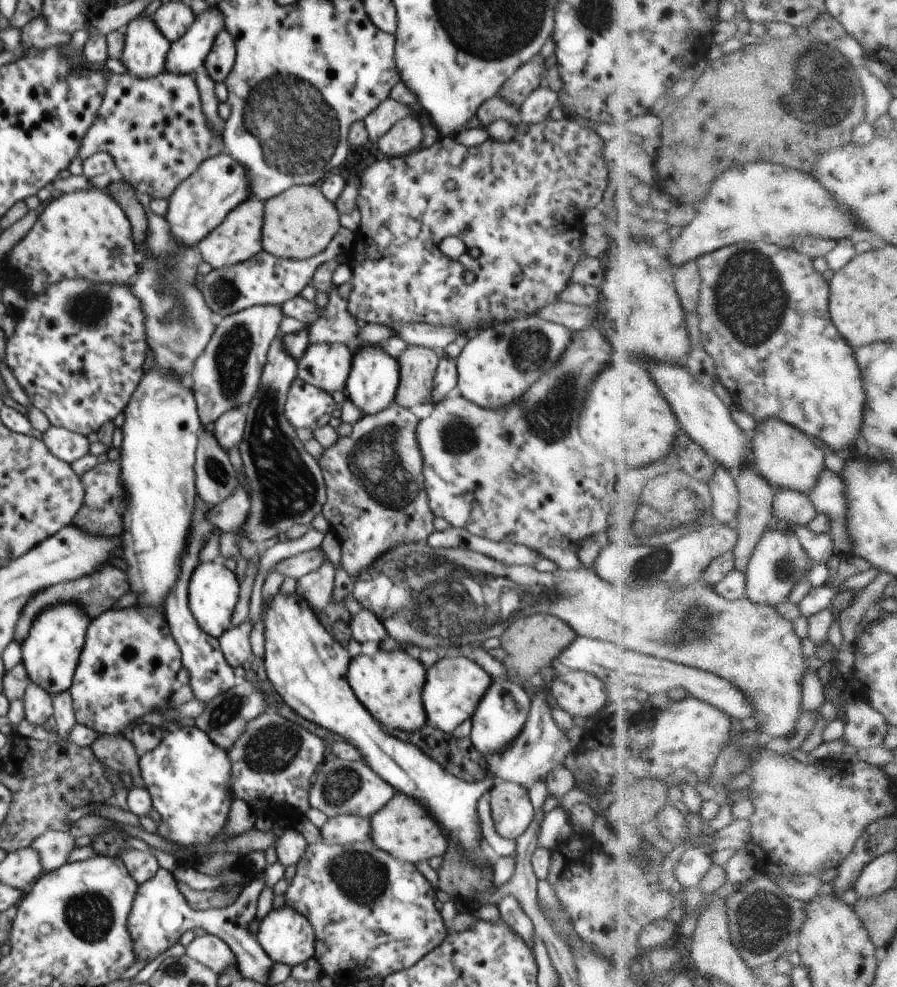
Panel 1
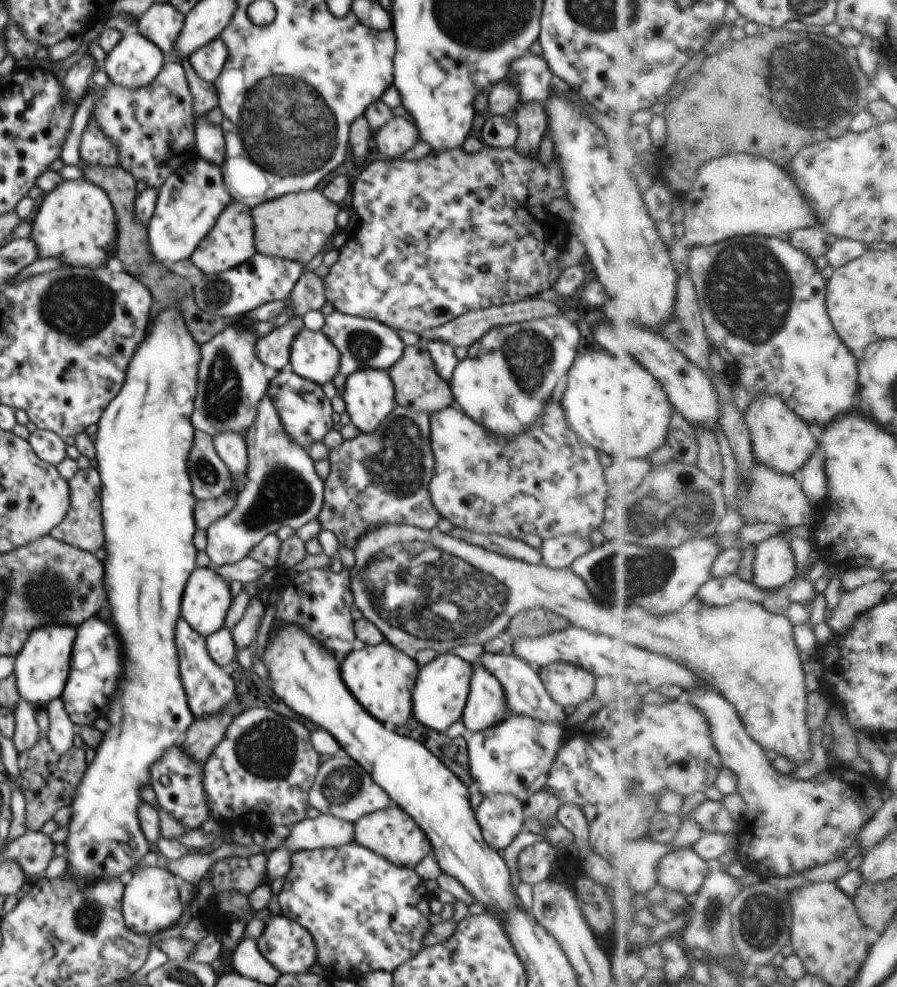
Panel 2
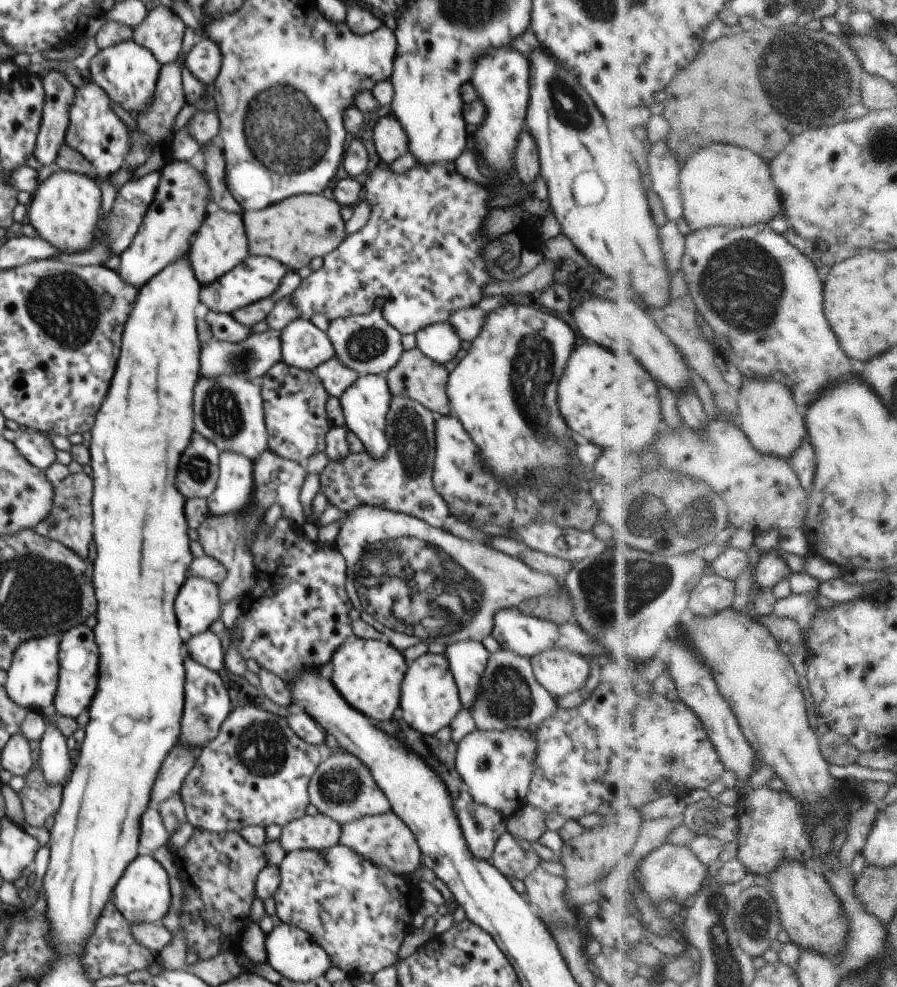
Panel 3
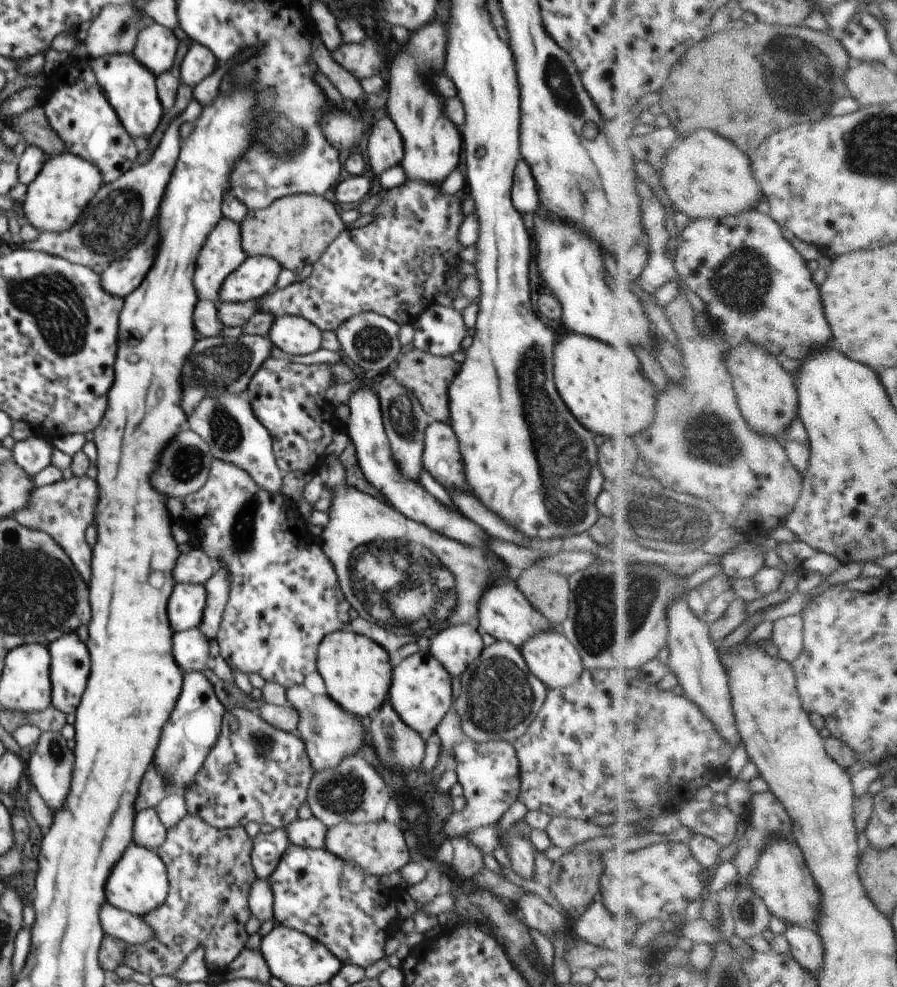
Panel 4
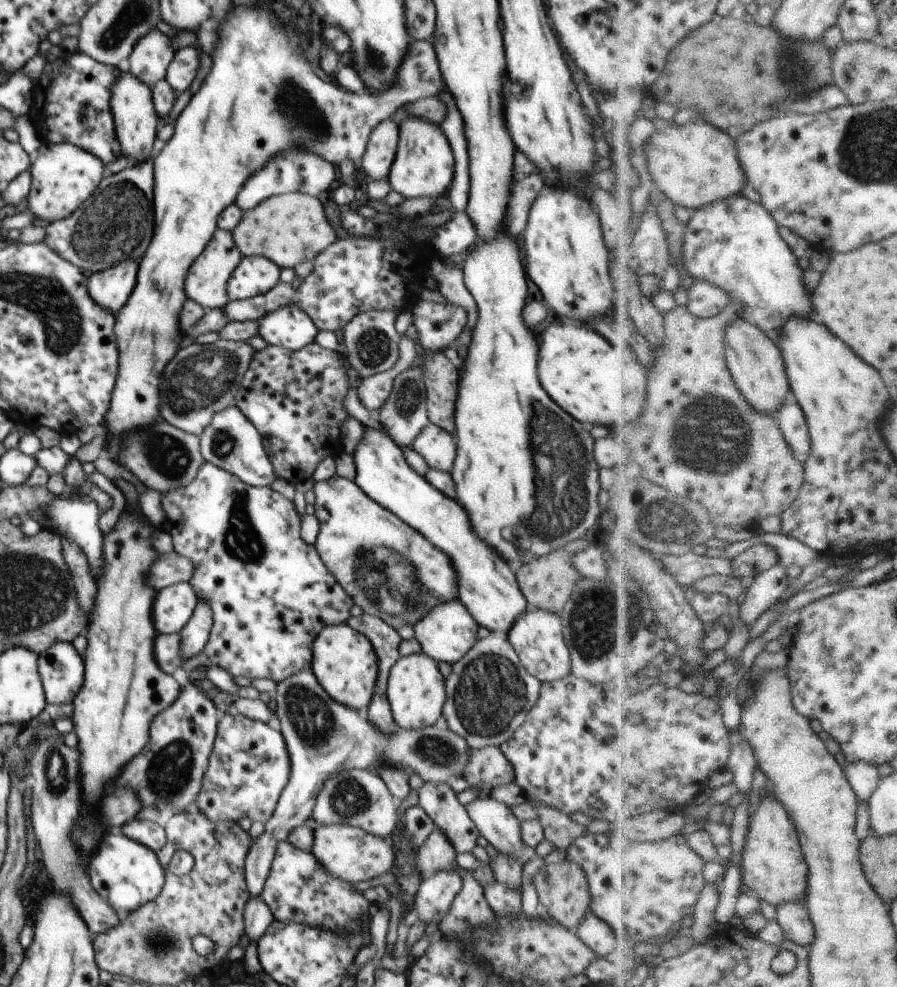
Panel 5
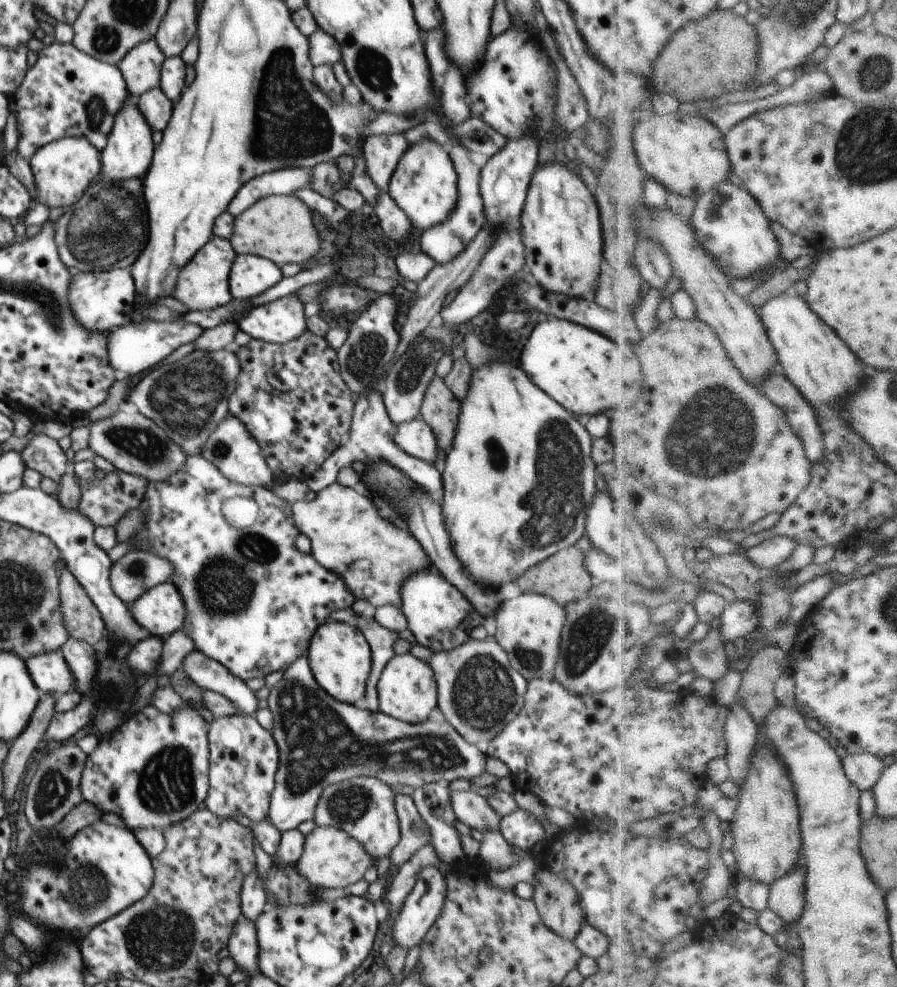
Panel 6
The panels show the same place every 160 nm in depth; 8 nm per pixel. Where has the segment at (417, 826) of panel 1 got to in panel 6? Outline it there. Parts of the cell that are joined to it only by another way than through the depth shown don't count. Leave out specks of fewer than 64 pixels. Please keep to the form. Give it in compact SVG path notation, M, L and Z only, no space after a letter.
M342 826L316 827L305 836L304 852L295 864L297 871L311 885L324 888L346 888L364 878L366 870L377 866L364 845L350 836Z

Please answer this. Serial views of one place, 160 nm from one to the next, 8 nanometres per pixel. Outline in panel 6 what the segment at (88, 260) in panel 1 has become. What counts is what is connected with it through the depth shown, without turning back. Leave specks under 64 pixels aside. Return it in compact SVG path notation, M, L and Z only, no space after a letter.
M64 137L36 149L29 160L36 189L35 202L52 208L75 206L101 170L101 152L84 137Z

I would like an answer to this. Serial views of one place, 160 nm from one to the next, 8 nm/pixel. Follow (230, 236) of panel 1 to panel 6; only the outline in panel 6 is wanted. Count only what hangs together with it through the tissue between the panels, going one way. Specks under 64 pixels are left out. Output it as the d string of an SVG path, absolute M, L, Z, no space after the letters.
M213 237L189 260L180 271L172 297L184 303L189 310L214 310L227 305L232 299L229 276L237 252L228 239Z

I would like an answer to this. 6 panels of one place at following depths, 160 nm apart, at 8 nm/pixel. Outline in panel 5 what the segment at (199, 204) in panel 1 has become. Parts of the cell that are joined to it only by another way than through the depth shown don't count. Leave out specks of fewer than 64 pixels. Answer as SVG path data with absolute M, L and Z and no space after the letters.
M126 259L103 271L96 271L87 280L89 295L99 307L108 309L112 314L117 312L127 303L136 286L137 272L140 260Z

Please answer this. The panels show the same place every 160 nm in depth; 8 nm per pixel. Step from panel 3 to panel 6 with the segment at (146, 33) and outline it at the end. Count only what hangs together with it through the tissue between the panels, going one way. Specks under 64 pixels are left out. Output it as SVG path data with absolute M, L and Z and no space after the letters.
M155 38L141 42L117 64L134 98L161 86L161 68L166 56Z

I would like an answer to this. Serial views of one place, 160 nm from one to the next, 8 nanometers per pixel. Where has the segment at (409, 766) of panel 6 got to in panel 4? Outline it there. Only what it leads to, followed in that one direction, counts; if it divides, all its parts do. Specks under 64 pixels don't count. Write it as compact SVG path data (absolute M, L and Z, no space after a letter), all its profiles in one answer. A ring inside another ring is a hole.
M296 684L286 688L286 698L293 705L292 708L298 712L296 734L304 742L313 776L338 767L344 758L354 756L366 742L366 730L360 722L346 714L328 696L312 694L304 684ZM276 828L270 833L256 834L253 839L253 850L251 853L251 864L254 874L258 880L267 880L280 858L288 848L289 839L285 828Z

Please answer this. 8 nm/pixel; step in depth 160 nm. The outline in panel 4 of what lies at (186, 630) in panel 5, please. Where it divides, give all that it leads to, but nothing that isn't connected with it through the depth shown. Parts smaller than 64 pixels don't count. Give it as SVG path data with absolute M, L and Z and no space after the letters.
M217 565L213 576L203 585L206 590L206 606L202 612L202 622L198 630L212 640L217 636L219 625L228 603L228 590L230 590L230 578L228 572Z

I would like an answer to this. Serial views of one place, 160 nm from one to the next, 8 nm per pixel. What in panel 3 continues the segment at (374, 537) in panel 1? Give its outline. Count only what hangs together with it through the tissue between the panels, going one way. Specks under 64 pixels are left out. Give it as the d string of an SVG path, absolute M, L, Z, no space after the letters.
M392 395L386 416L385 432L390 444L386 456L377 461L365 451L350 453L340 462L330 461L320 474L320 491L329 503L345 513L359 508L360 504L378 506L414 516L440 529L449 516L449 509L432 482L435 420L436 416L422 404Z

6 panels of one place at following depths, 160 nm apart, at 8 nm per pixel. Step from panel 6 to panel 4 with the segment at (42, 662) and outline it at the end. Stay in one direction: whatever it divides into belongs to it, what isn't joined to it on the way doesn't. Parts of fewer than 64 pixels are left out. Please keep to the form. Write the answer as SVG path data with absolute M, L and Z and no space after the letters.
M74 633L66 634L48 646L50 652L50 682L52 684L51 706L64 715L76 712L82 694L86 690L86 680L90 676L90 654L88 646Z

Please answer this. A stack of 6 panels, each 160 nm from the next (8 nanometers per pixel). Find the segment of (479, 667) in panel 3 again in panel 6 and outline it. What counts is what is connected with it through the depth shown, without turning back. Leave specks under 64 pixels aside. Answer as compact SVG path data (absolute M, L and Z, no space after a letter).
M432 566L412 573L401 585L401 611L406 617L408 629L416 638L417 644L429 648L434 653L448 652L464 644L470 639L470 631L480 625L482 619L470 601Z

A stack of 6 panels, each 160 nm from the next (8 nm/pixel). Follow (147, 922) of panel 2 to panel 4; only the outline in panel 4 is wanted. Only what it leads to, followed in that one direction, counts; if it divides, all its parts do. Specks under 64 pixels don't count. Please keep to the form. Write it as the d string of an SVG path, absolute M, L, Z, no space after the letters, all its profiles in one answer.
M131 843L128 850L124 850L124 856L120 856L120 862L112 868L104 894L106 903L140 917L164 904L168 890L169 881L164 862L154 850Z

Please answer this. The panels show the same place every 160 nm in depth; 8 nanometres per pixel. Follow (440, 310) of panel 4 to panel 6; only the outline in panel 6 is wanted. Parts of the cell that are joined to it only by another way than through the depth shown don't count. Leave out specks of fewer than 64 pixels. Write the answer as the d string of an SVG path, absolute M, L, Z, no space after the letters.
M530 136L520 140L510 140L506 150L500 150L496 156L488 160L480 176L480 196L484 200L484 212L488 222L498 226L498 240L490 248L472 273L468 284L458 288L456 297L448 306L442 308L439 316L452 327L464 324L478 316L483 310L488 310L494 294L520 270L524 268L524 244L520 240L520 212L526 200L526 192L536 170L538 162L538 142Z

